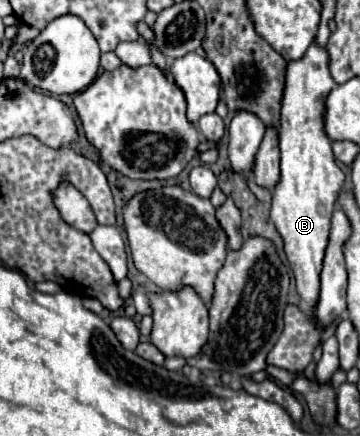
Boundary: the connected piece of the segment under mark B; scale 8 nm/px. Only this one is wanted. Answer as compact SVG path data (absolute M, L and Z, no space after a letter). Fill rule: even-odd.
M312 44L302 60L290 62L280 116L280 182L272 192L270 220L284 240L286 260L294 272L296 292L308 312L316 310L320 296L320 272L330 234L330 218L344 186L344 172L338 168L330 140L324 132L324 100L336 86L328 72L326 48Z

